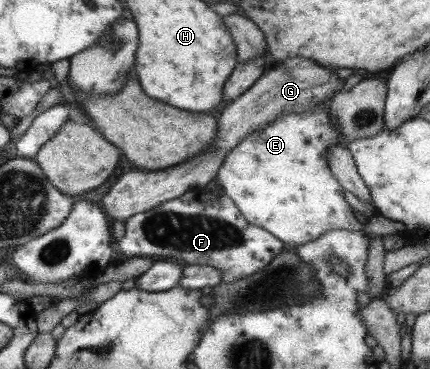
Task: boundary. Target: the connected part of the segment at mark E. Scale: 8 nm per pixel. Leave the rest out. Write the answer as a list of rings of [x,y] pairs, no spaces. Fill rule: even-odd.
[[[326,98],[316,102],[303,112],[285,112],[263,128],[256,128],[226,154],[216,176],[221,181],[224,193],[237,205],[247,222],[268,230],[289,250],[311,240],[319,240],[325,231],[333,229],[365,232],[363,224],[345,200],[344,188],[327,164],[326,150],[331,145],[339,145],[340,137],[340,132],[333,127],[335,123],[331,123],[331,116],[328,115],[330,100]]]

